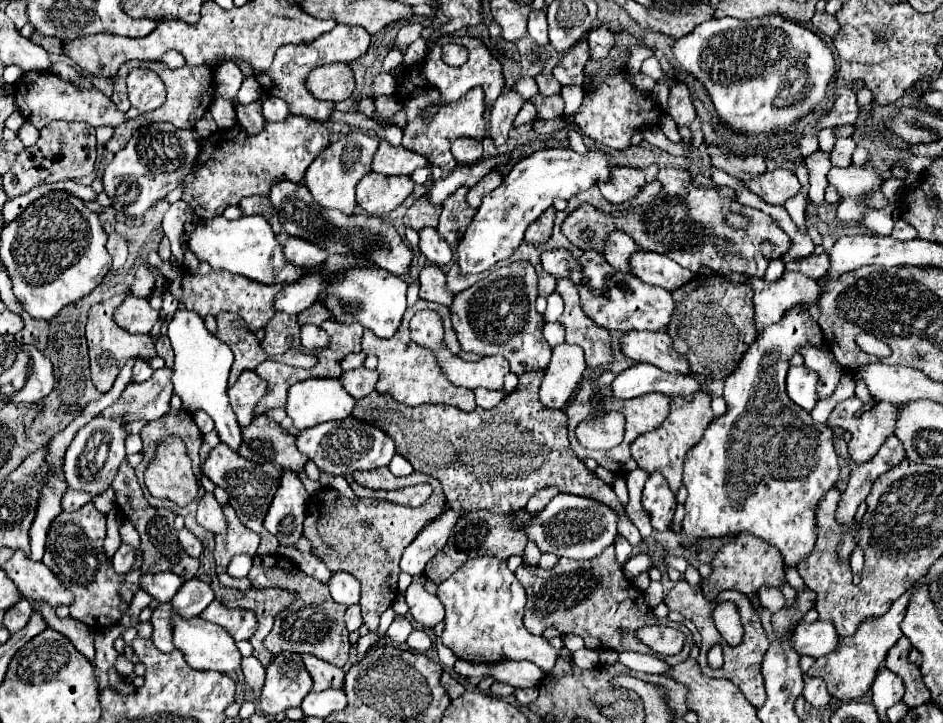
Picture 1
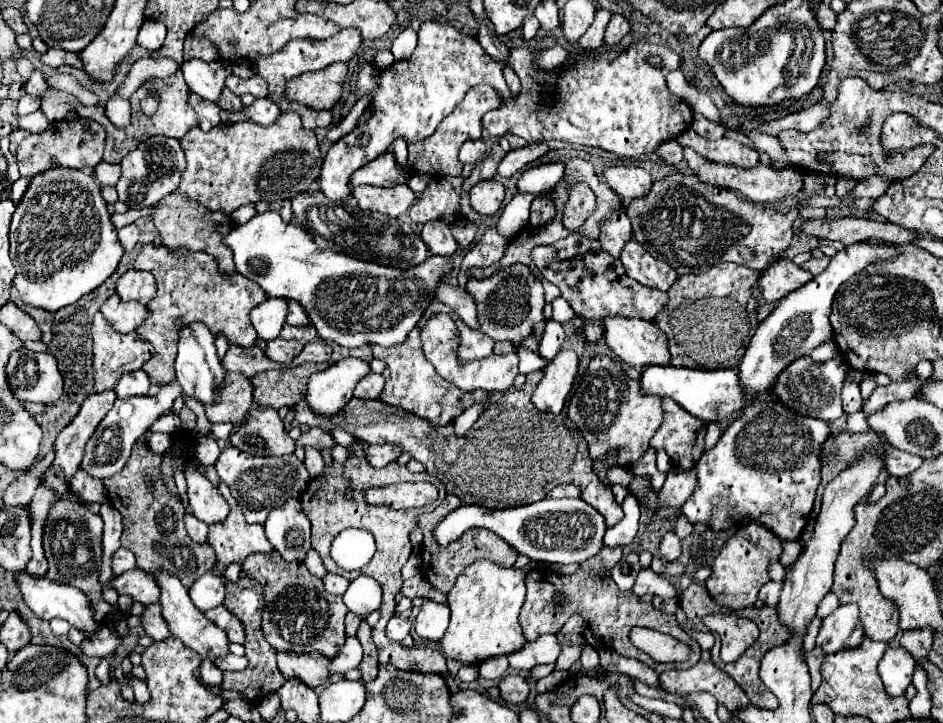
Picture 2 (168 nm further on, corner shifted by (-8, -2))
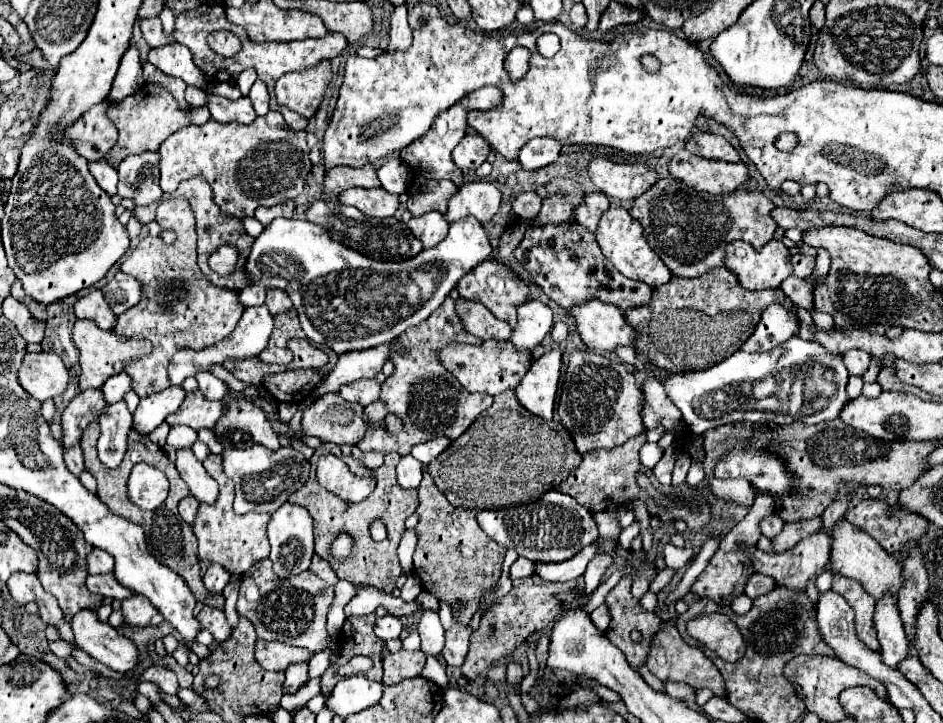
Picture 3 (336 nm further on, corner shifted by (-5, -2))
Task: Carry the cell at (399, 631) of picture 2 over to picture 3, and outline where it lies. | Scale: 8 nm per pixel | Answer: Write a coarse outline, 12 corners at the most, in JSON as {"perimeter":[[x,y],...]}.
{"perimeter":[[391,614],[377,618],[381,640],[401,638],[403,622]]}

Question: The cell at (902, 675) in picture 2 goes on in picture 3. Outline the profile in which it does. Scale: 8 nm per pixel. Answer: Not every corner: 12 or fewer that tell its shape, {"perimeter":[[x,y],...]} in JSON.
{"perimeter":[[895,598],[877,600],[883,664],[897,670],[909,642]]}

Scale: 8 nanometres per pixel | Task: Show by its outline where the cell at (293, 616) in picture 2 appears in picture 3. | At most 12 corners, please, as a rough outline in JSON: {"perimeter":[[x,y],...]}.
{"perimeter":[[269,558],[243,576],[237,612],[261,640],[329,648],[333,586],[279,580]]}

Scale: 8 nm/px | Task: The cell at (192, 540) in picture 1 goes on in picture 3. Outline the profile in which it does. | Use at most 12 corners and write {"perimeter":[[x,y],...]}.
{"perimeter":[[193,496],[179,502],[179,516],[193,524],[199,502]]}

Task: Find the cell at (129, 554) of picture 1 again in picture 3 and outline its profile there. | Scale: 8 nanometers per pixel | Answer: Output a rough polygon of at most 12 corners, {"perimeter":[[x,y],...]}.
{"perimeter":[[93,548],[87,556],[89,574],[113,572],[115,560]]}

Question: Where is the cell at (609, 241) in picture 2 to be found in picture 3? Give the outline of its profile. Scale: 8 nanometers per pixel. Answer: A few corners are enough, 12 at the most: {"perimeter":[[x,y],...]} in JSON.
{"perimeter":[[589,192],[575,210],[575,218],[595,234],[603,212],[609,208],[607,196]]}

